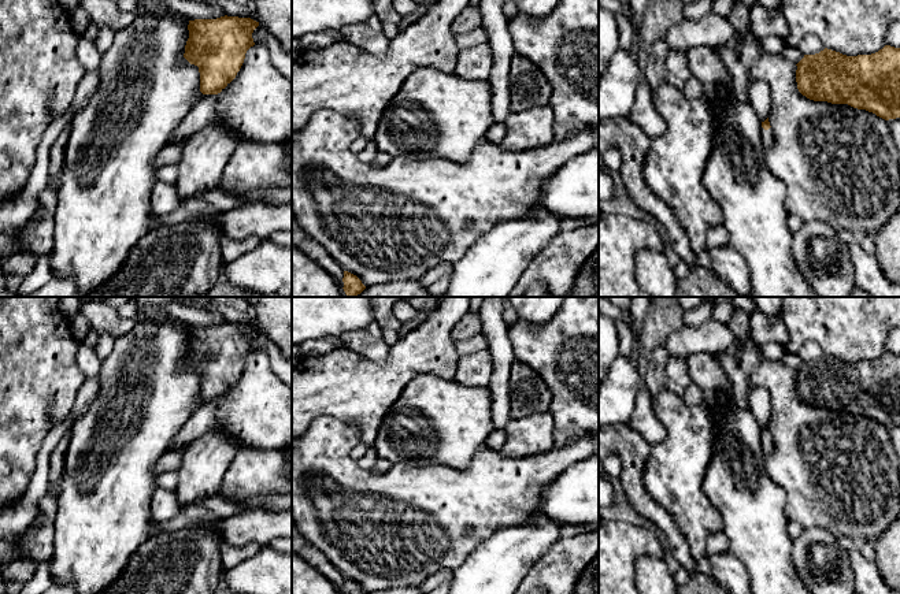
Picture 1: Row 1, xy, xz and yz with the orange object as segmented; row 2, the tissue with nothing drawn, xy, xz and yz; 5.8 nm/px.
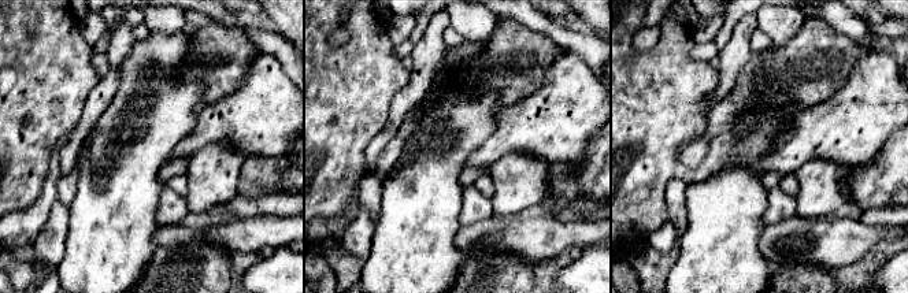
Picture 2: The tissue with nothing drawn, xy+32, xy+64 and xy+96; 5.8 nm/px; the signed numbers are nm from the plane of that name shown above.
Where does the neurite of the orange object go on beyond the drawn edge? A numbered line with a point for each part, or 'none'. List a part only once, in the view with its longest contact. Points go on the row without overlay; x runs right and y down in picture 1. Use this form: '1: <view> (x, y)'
1: yz (767, 442)

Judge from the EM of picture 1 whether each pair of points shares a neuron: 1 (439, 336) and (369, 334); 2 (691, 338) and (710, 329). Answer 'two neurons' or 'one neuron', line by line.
1: two neurons
2: one neuron

